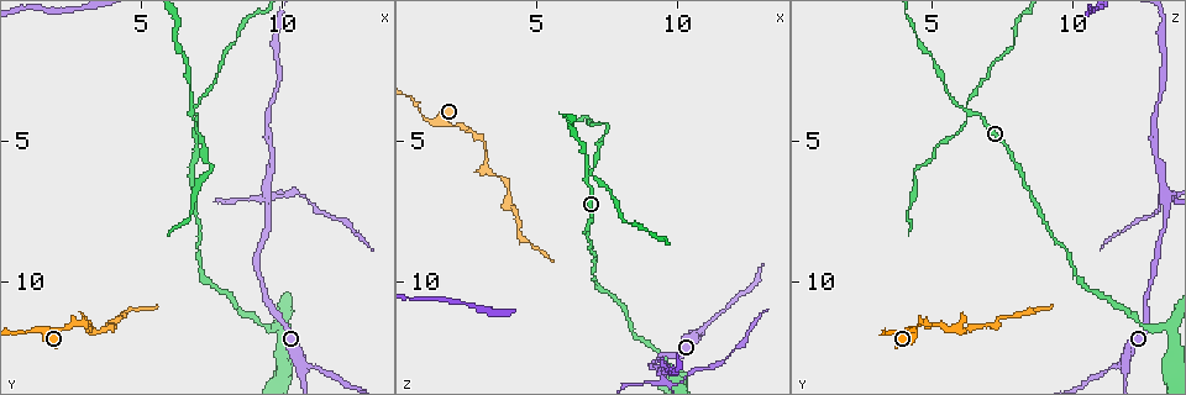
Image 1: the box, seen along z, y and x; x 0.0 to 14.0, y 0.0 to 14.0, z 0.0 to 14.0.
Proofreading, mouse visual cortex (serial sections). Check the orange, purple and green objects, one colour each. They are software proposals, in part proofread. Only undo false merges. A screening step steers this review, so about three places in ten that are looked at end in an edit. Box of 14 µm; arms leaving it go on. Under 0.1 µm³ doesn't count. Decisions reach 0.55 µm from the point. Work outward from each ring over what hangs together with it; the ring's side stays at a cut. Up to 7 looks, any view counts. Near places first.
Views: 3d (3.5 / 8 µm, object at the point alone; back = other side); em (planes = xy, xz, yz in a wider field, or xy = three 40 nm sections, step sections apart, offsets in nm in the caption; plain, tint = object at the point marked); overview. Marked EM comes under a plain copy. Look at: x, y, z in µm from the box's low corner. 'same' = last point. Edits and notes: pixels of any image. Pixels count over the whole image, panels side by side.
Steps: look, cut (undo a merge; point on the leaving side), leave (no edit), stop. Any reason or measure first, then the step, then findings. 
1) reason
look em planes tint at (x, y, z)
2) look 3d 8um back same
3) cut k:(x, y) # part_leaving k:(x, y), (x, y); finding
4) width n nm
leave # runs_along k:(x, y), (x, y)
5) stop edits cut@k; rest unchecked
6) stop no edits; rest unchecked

a narrow waist
look 3d 3.5um at (3.7, 11.6, 6.3)

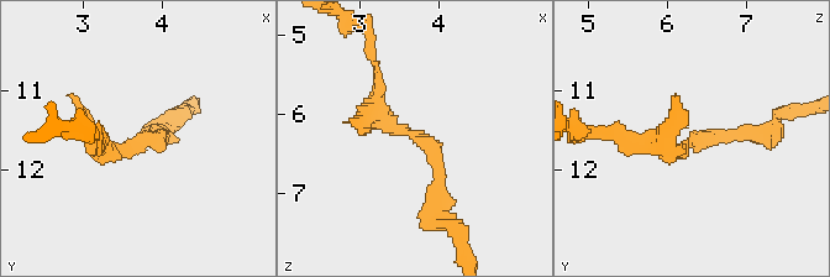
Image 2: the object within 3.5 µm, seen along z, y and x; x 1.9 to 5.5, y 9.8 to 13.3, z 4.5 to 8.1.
arm_widths 200, 200 nm
look em xy step 5 tint at (3.75, 11.65, 6.30)

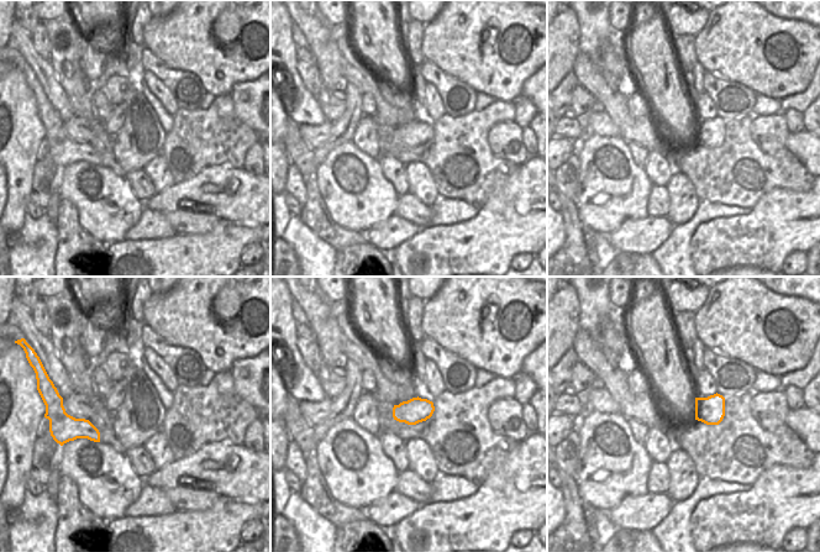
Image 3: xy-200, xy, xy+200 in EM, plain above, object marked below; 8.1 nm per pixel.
leave # runs_along 2:(378, 80), (374, 109), (435, 151), (435, 208); one cell here

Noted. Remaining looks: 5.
four arms meet
look 3d 3.5um at (6.7, 4.0, 6.4)

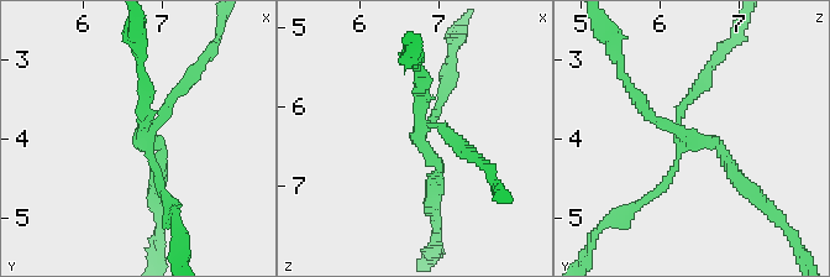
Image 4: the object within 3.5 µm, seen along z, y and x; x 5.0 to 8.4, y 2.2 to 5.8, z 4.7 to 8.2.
arms 4; arm_widths 100, 150, 150, 200 nm; shape alone is not enough
look em xy step 3 tint at (6.75, 4.05, 6.40)

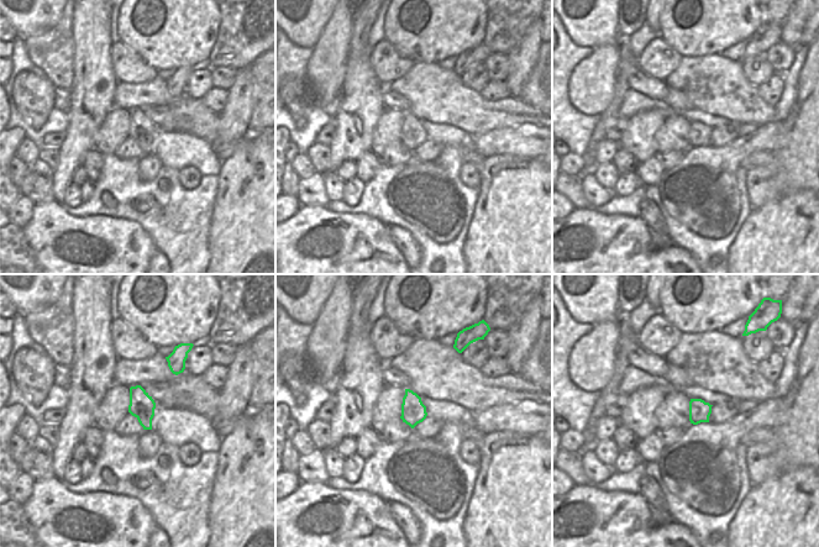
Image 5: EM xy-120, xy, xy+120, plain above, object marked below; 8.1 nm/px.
width 200 nm
cut 4:(178, 92) # part_leaving 4:(681, 150), (652, 196), (598, 230); a second cell is stuck on

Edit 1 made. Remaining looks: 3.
abrupt turn
look 3d 3.5um at (9.5, 7.1, 13.3)

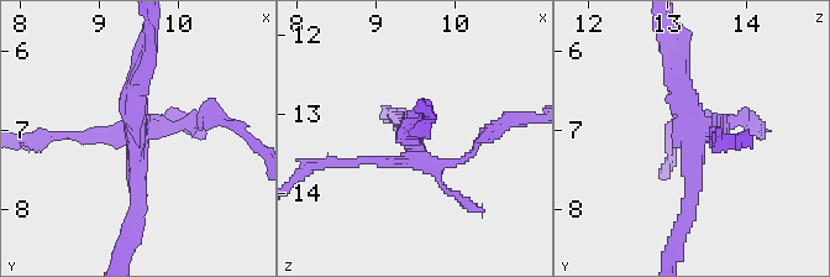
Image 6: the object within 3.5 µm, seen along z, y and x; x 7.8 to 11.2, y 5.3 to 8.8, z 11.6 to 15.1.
look em xy step 1 tint at (9.50, 7.05, 13.35)

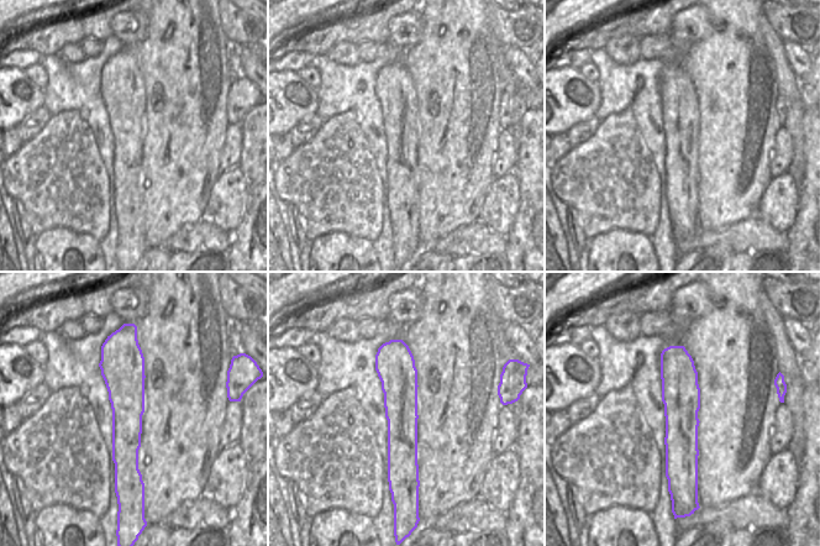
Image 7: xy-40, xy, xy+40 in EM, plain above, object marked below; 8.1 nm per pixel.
cut 6:(85, 136) # a second cell is stuck on

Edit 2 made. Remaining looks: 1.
stop edits cut@4, cut@6; rest unchecked

